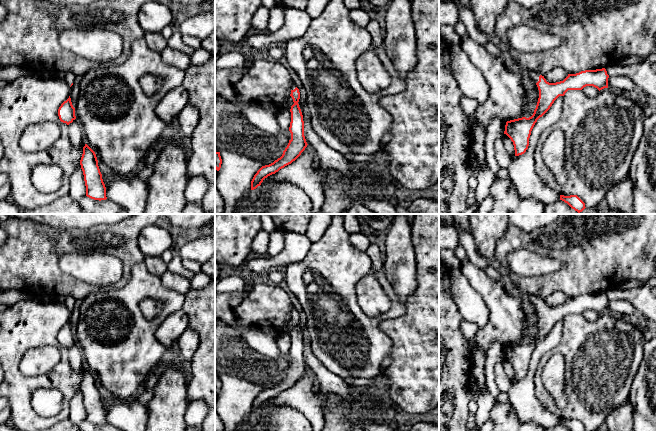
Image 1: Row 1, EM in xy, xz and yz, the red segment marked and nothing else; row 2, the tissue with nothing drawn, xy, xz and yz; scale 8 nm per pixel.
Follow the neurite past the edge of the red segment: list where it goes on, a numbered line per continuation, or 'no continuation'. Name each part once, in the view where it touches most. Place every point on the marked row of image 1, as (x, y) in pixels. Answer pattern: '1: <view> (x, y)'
1: yz (534, 76)

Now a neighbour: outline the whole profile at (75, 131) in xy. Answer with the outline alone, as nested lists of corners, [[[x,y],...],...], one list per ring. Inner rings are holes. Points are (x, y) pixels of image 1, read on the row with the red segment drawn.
[[[75,119],[68,125],[68,134],[74,147],[79,147],[85,143],[85,137],[80,122]]]

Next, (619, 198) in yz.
[[[627,179],[614,185],[607,193],[606,201],[610,210],[621,214],[633,214],[633,184]]]

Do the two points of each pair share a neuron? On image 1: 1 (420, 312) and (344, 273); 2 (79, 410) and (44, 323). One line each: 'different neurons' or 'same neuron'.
1: different neurons
2: different neurons

